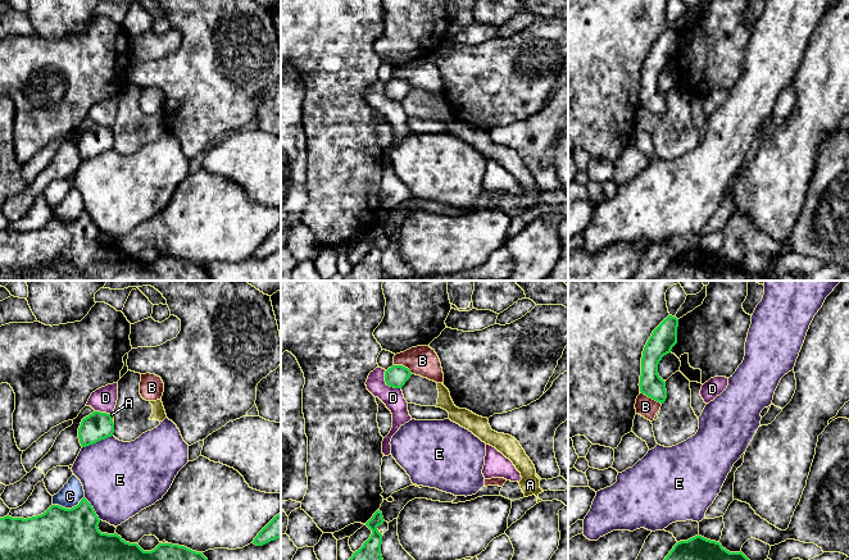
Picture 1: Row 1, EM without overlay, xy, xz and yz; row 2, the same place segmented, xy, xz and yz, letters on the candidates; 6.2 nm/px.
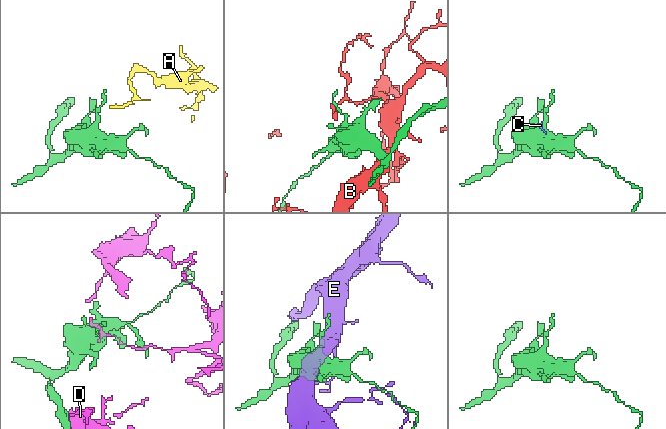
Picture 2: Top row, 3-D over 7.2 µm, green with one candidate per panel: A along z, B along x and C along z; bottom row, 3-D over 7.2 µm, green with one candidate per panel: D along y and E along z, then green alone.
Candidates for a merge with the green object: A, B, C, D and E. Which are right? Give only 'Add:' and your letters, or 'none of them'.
Add: none of them

